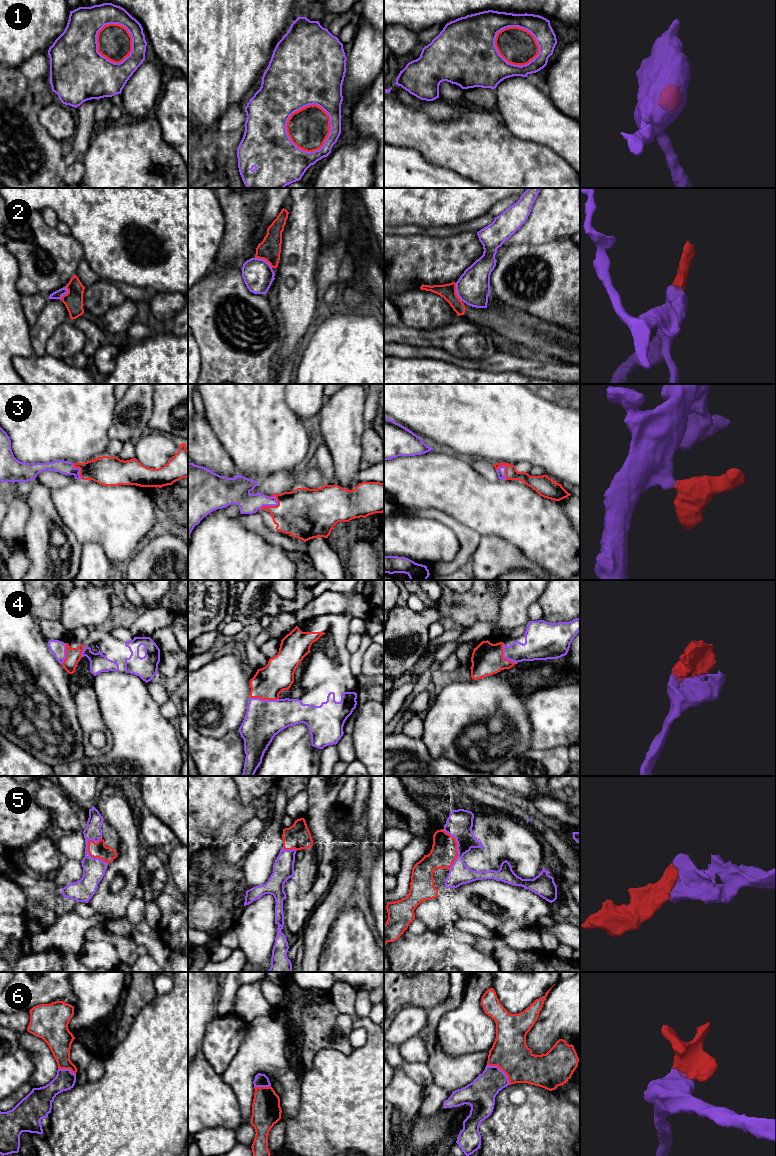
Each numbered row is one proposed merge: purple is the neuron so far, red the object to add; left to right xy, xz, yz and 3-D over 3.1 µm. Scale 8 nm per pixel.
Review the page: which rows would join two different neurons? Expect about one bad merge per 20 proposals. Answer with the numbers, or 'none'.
2

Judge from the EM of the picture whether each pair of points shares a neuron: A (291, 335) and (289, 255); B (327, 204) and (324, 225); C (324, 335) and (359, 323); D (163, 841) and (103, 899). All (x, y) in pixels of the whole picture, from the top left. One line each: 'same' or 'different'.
A: same
B: same
C: same
D: different

